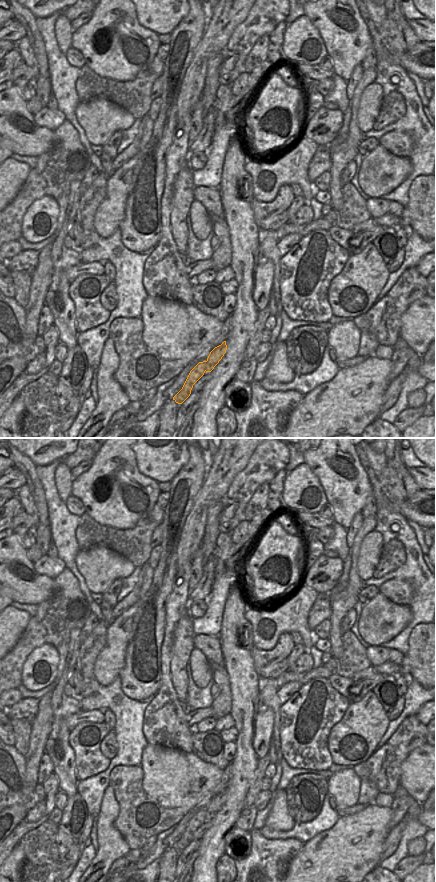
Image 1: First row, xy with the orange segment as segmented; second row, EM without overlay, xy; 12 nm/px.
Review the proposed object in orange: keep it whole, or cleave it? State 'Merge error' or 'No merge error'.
Merge error

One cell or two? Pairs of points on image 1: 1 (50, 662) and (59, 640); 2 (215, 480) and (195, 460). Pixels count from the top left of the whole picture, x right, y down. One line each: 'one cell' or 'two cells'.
1: two cells
2: two cells

